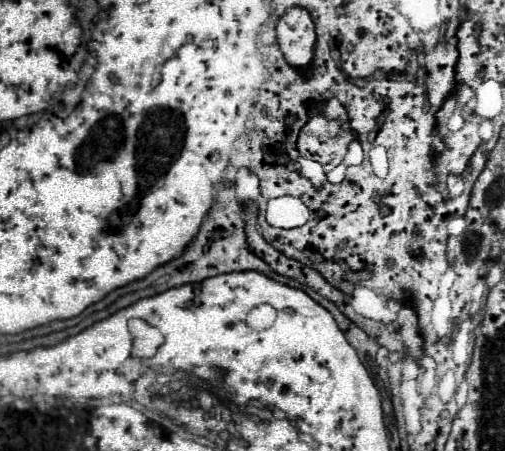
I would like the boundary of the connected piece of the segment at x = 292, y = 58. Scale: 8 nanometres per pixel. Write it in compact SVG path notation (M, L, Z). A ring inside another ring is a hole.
M291 9L279 19L277 43L289 65L307 65L307 61L311 61L315 27L305 9Z

